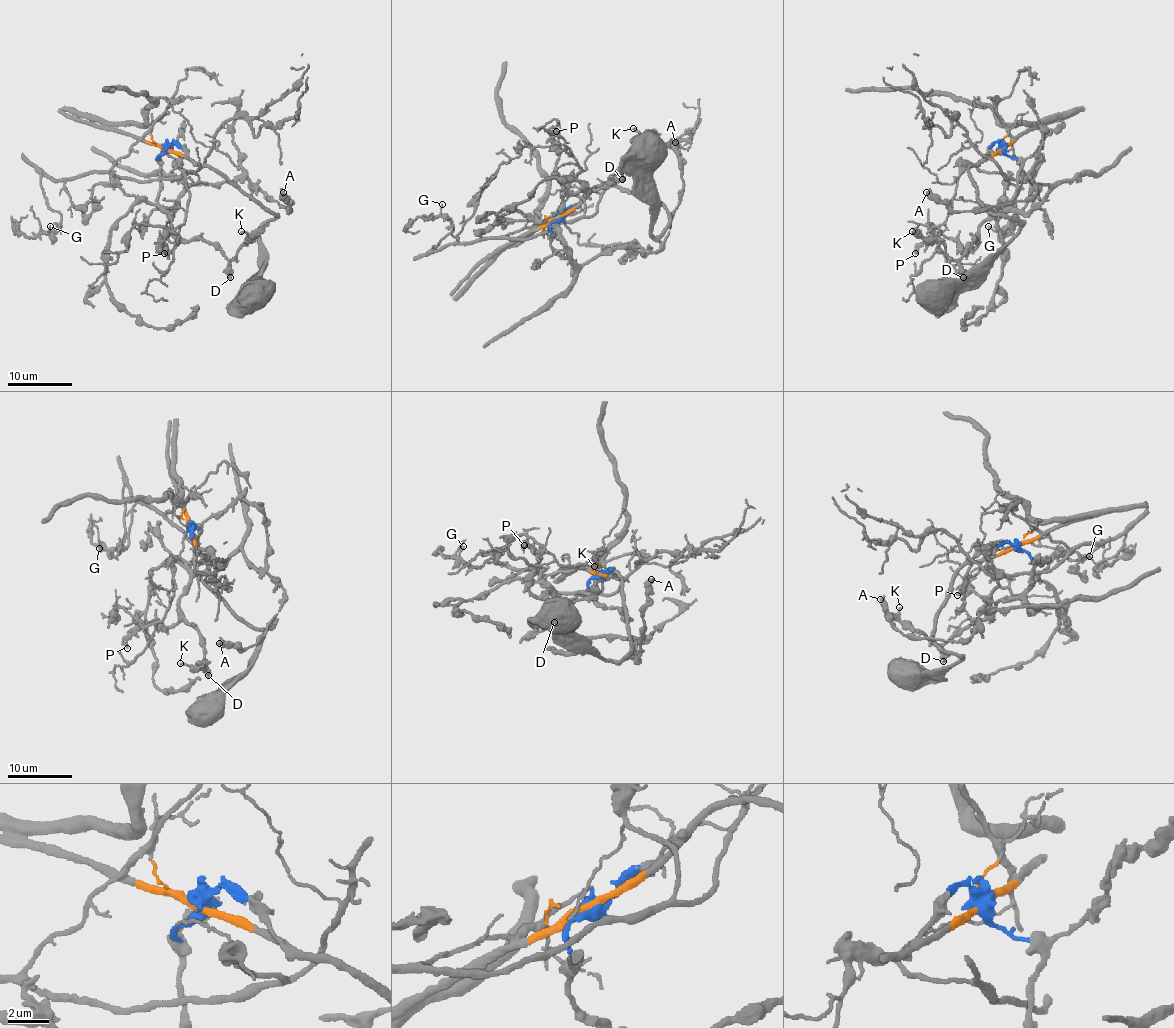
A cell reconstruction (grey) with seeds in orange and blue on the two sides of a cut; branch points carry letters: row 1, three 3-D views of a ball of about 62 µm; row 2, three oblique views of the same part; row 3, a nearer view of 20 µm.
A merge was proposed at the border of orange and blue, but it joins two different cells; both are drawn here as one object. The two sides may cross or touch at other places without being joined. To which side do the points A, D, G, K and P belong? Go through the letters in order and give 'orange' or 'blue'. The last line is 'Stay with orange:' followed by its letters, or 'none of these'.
A: blue
D: blue
G: orange
K: blue
P: blue
Stay with orange: G

